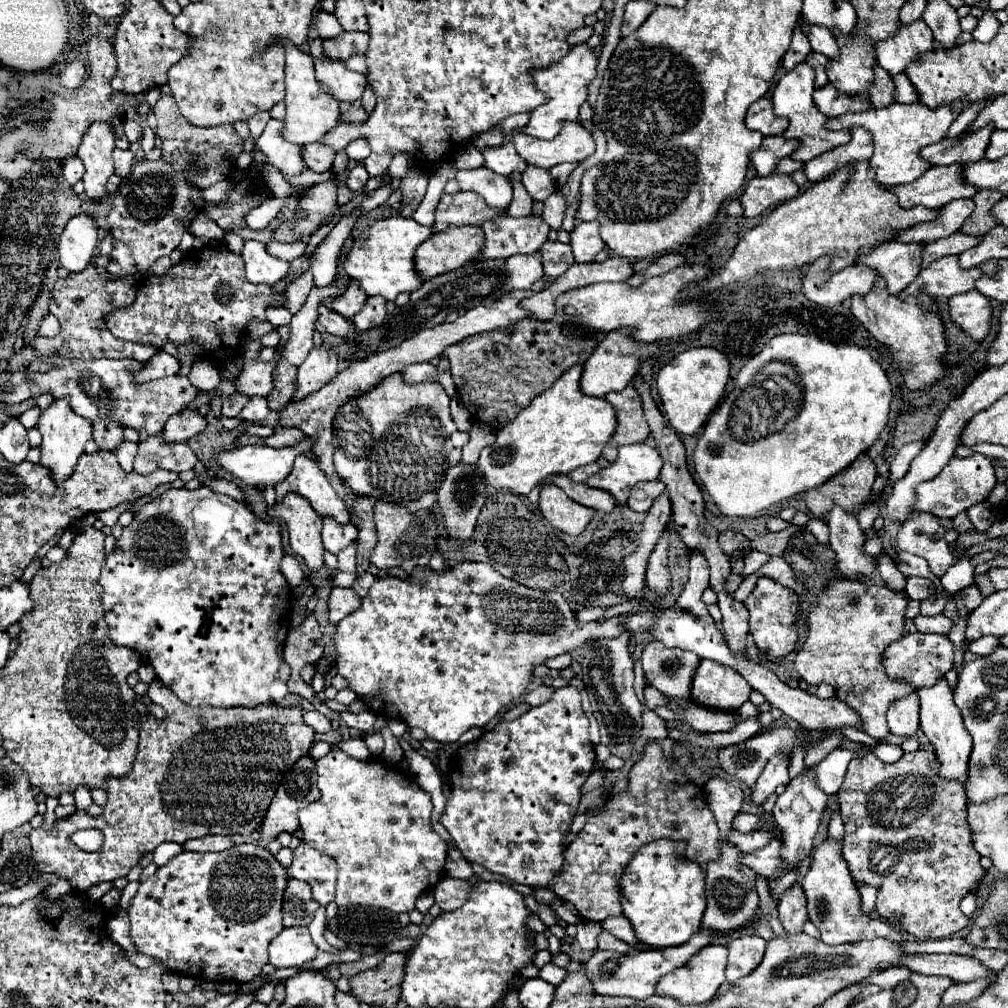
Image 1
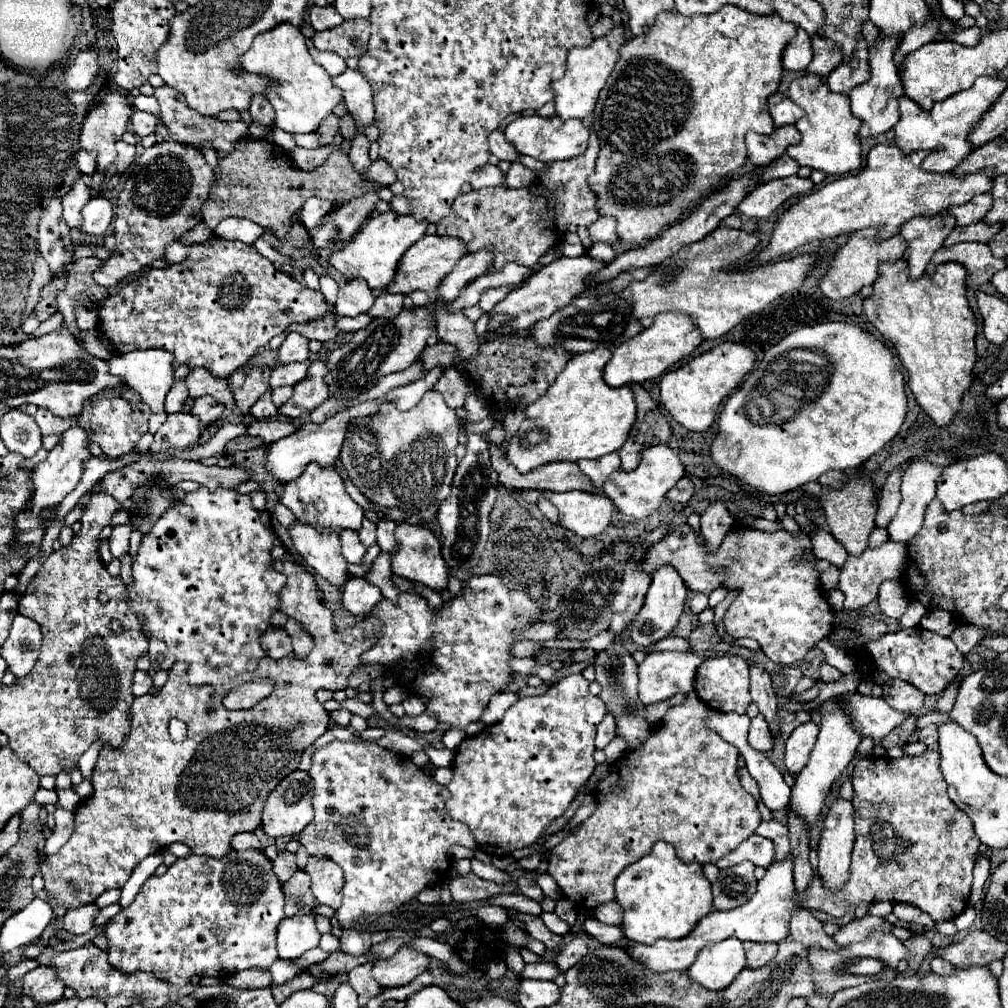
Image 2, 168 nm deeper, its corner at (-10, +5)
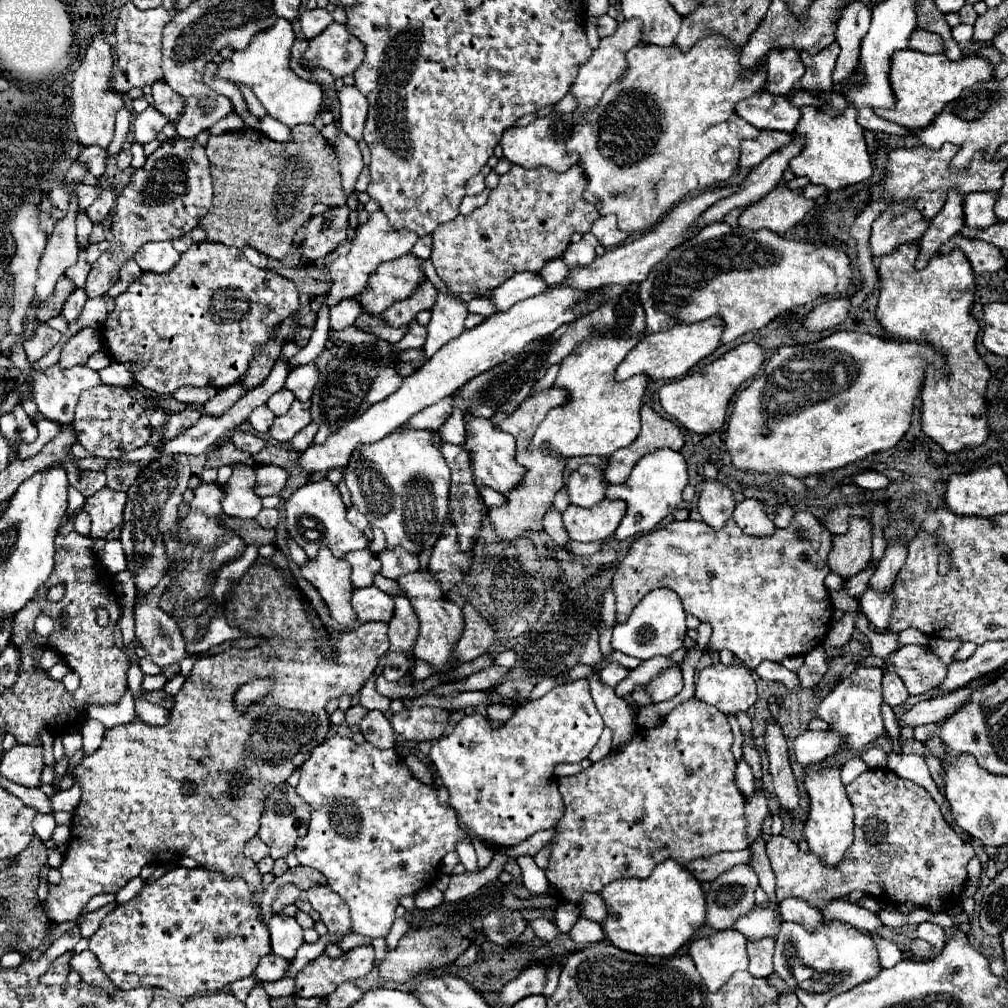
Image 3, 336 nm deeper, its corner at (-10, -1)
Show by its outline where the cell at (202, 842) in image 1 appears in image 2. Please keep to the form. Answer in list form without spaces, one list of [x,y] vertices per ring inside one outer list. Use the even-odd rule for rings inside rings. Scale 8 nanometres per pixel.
[[[239,833],[233,839],[233,847],[237,851],[245,851],[245,849],[263,849],[261,841],[255,837],[255,833]]]

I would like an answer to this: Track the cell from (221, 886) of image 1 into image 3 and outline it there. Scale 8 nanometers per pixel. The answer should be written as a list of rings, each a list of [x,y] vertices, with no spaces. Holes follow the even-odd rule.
[[[175,867],[173,871],[165,873],[161,879],[157,879],[155,883],[145,883],[143,891],[133,897],[129,903],[125,905],[117,905],[115,911],[111,911],[99,925],[97,933],[89,939],[89,951],[93,951],[103,967],[103,971],[107,973],[107,977],[123,991],[127,989],[135,989],[135,987],[157,987],[163,989],[175,997],[195,997],[195,995],[205,995],[205,991],[219,991],[225,985],[237,981],[237,979],[245,979],[249,975],[253,975],[257,963],[271,953],[269,947],[269,929],[261,917],[261,907],[253,901],[253,891],[249,889],[247,881],[239,875],[233,877],[221,877],[217,871],[209,871],[205,867],[195,867],[195,869],[185,869],[185,867]]]

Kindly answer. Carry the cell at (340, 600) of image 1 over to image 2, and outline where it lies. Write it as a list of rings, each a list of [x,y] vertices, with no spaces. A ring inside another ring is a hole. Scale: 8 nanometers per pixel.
[[[351,577],[343,587],[343,607],[357,617],[371,613],[381,599],[381,591],[361,577]]]

